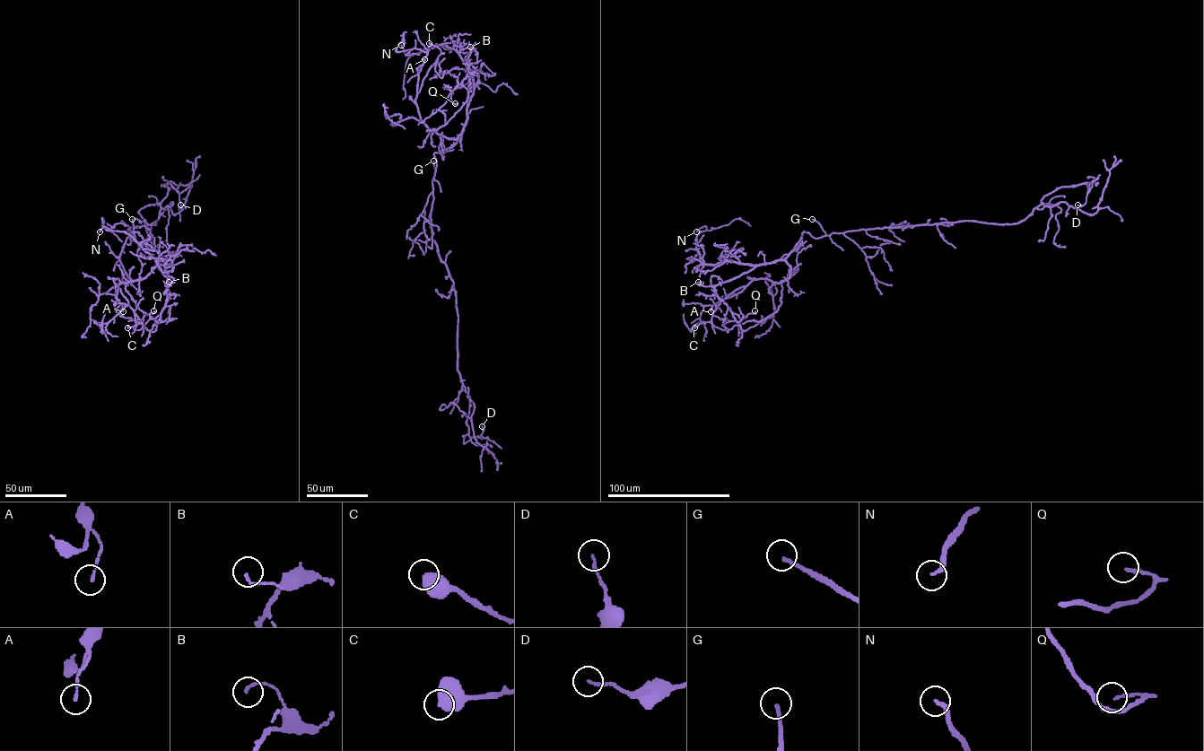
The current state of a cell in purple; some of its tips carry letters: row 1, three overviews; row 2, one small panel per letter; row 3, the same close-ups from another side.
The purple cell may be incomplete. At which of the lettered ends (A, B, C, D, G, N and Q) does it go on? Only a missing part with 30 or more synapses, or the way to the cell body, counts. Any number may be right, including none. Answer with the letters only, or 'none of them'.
G

